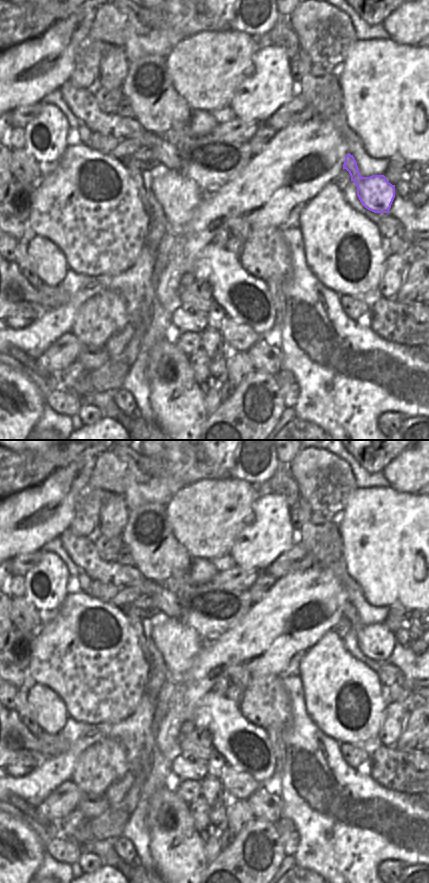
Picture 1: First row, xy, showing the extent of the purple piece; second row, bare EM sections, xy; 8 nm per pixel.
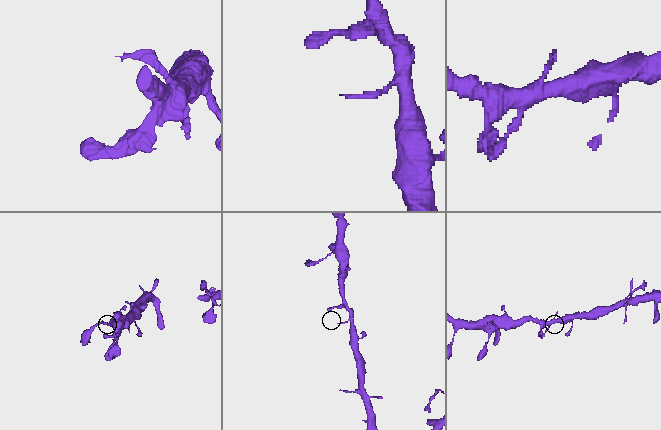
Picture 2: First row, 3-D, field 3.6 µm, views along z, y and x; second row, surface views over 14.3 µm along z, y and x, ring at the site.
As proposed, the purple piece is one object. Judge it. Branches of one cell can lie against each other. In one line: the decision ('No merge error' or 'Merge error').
No merge error

